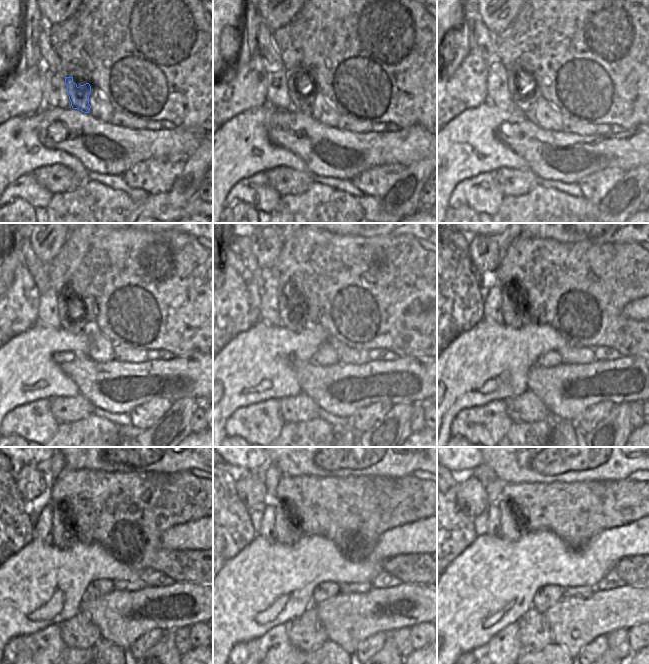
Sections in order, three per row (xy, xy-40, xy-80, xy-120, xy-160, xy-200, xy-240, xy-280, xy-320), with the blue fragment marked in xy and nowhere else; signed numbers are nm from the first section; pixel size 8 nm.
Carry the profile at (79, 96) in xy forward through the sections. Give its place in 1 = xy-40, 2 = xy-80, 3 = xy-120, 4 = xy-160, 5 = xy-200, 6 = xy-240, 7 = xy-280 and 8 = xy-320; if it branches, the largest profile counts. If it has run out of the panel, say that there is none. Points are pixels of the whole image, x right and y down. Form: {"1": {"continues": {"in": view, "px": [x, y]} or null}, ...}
{"1": {"continues": {"in": "xy-40", "px": [302, 99]}}, "2": {"continues": {"in": "xy-80", "px": [525, 100]}}, "3": {"continues": {"in": "xy-120", "px": [70, 321]}}, "4": {"continues": {"in": "xy-160", "px": [289, 311]}}, "5": {"continues": {"in": "xy-200", "px": [513, 313]}}, "6": {"continues": {"in": "xy-240", "px": [64, 536]}}, "7": {"continues": {"in": "xy-280", "px": [288, 531]}}, "8": {"continues": {"in": "xy-320", "px": [512, 523]}}}

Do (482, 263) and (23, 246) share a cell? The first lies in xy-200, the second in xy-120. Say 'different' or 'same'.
different

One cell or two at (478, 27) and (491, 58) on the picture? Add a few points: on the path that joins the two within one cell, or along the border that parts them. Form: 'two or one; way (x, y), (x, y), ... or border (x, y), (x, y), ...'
one; way (482, 35), (488, 50)

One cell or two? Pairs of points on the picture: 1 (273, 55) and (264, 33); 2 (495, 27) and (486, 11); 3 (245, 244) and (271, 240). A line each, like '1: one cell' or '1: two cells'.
1: one cell
2: one cell
3: two cells

